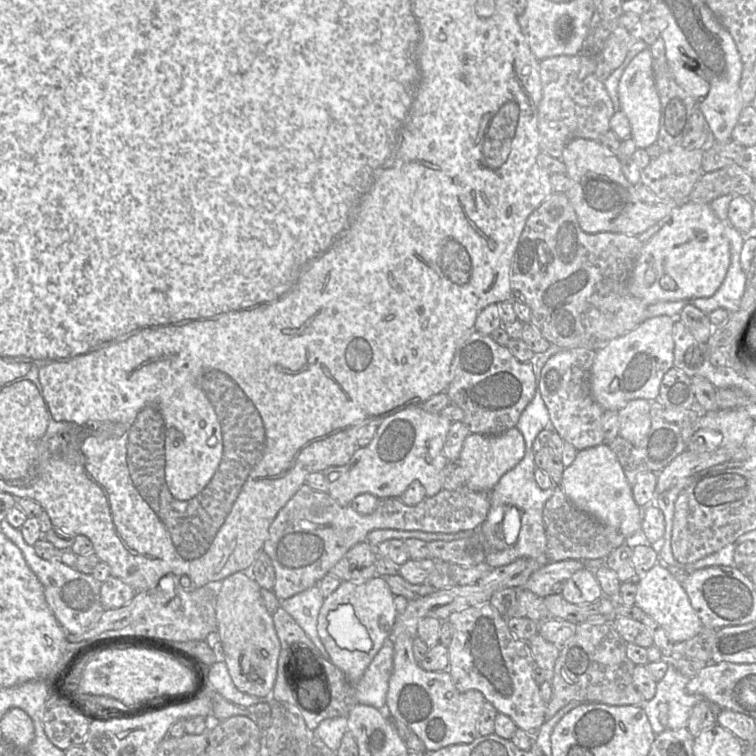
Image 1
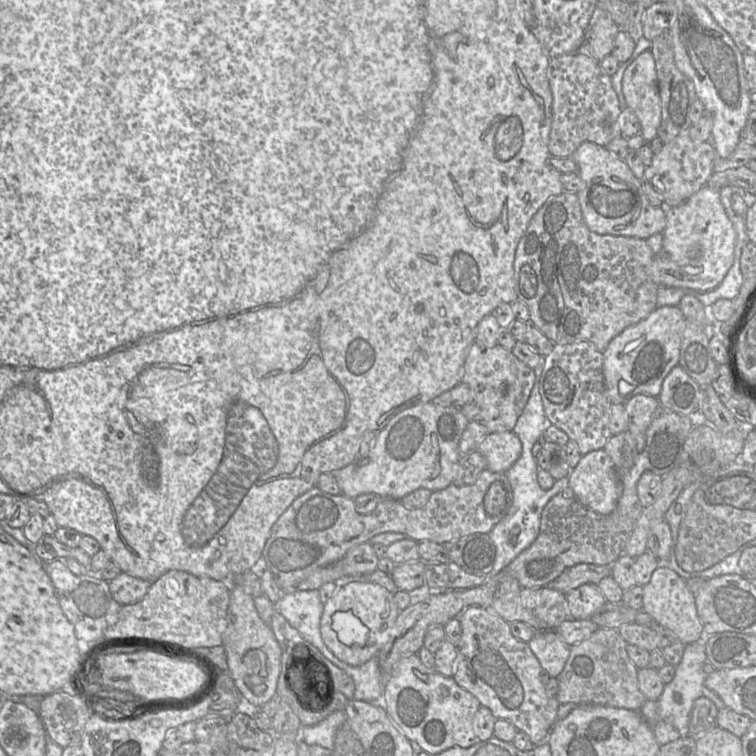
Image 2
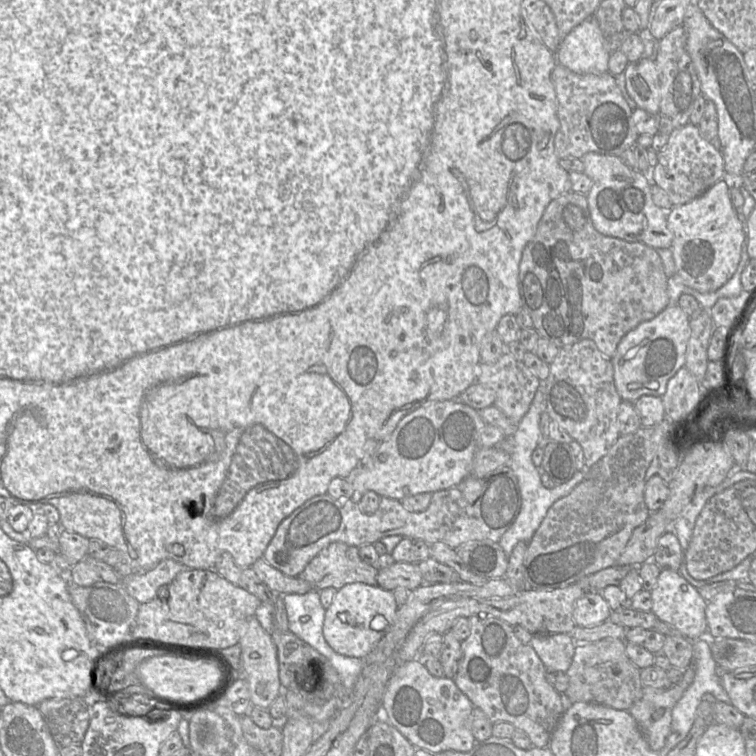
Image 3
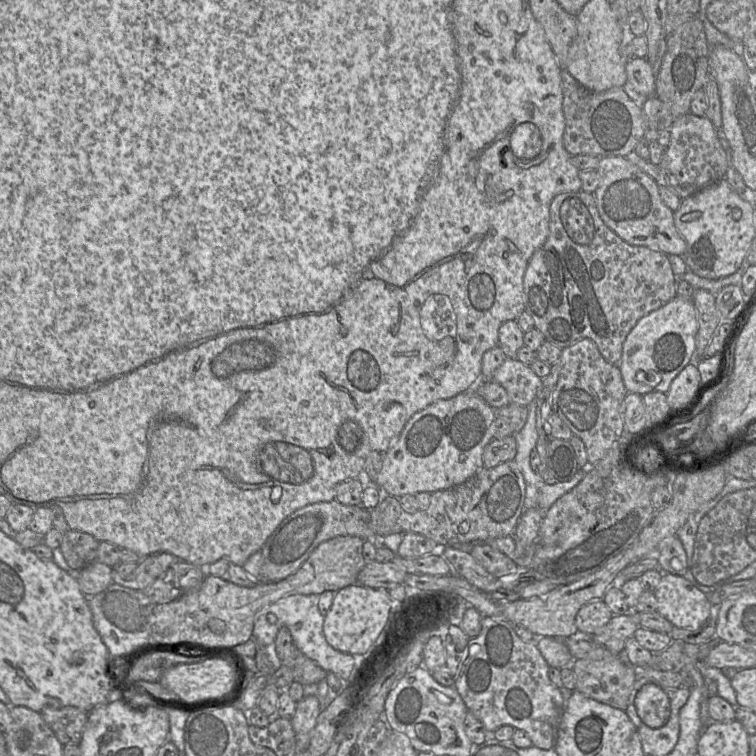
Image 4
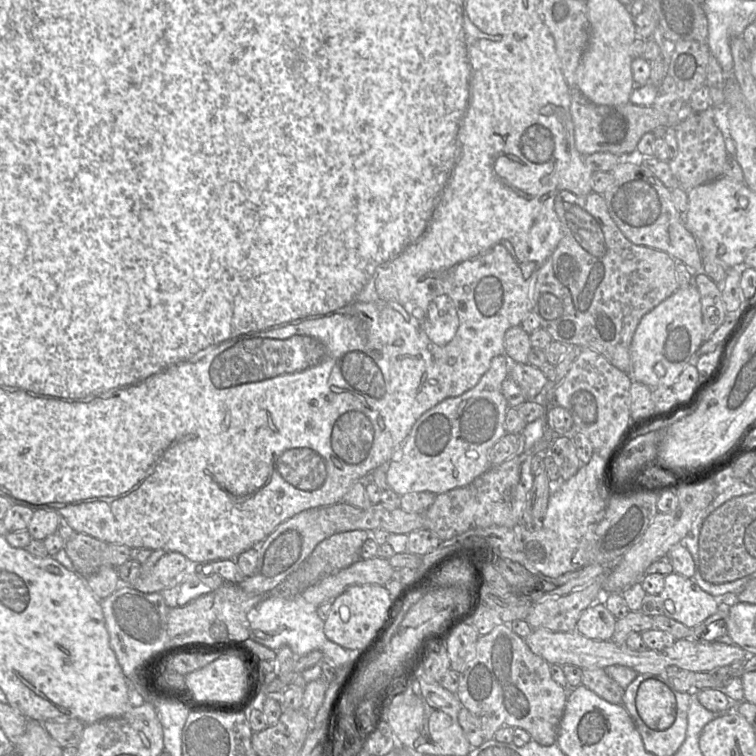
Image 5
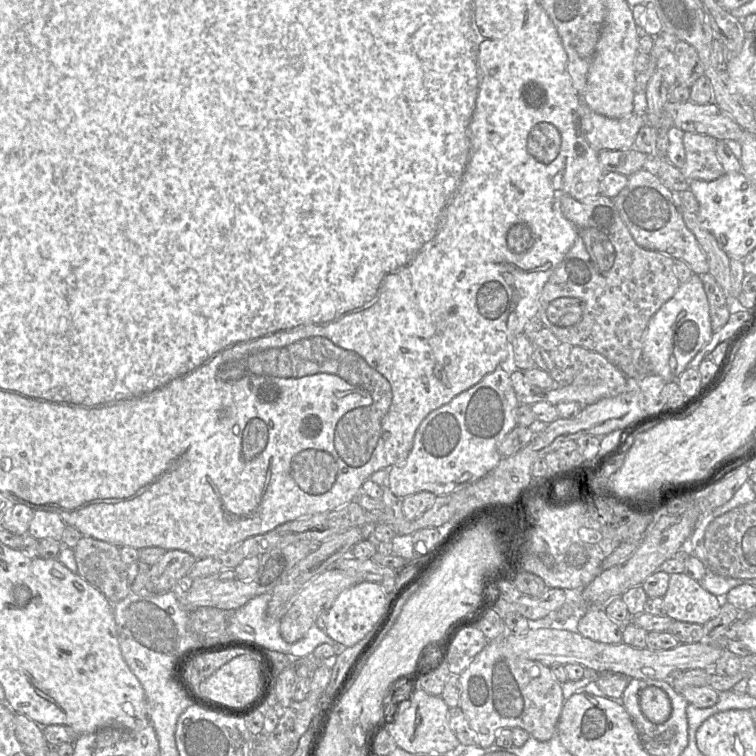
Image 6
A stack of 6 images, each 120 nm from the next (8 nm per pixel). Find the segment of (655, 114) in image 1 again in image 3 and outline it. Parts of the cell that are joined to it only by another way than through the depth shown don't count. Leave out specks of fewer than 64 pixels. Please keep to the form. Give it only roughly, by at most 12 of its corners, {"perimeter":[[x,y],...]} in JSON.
{"perimeter":[[655,61],[629,62],[626,90],[637,107],[657,114],[660,81]]}

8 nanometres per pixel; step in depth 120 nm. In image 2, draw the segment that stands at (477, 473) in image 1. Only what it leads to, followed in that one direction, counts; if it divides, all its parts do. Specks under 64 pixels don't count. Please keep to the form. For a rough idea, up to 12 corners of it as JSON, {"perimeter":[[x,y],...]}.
{"perimeter":[[513,431],[489,433],[476,449],[493,472],[506,472],[520,457]]}

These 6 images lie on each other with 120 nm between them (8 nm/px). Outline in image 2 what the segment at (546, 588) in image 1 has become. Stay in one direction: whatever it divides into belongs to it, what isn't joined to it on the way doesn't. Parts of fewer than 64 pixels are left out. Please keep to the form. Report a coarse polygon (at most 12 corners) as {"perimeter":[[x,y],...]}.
{"perimeter":[[580,563],[546,587],[567,594],[610,576],[612,565]]}

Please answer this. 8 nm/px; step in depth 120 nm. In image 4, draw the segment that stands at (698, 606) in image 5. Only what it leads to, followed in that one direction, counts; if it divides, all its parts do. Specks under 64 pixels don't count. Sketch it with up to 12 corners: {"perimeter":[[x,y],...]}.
{"perimeter":[[662,573],[657,612],[695,630],[712,614],[707,595],[682,576]]}

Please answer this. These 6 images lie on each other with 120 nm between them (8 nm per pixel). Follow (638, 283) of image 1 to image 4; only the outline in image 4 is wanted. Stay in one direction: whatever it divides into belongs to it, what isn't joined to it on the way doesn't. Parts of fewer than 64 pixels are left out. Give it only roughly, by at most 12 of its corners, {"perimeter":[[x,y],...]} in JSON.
{"perimeter":[[724,178],[682,199],[687,270],[736,272],[755,235],[751,198]]}

